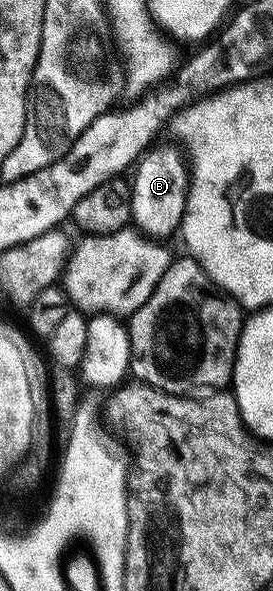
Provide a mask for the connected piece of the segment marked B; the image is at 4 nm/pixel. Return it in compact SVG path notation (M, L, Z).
M158 145L148 149L137 162L131 188L131 216L134 224L145 233L163 237L163 234L180 228L187 206L187 191L191 188L191 175L184 150L182 153L171 145Z

